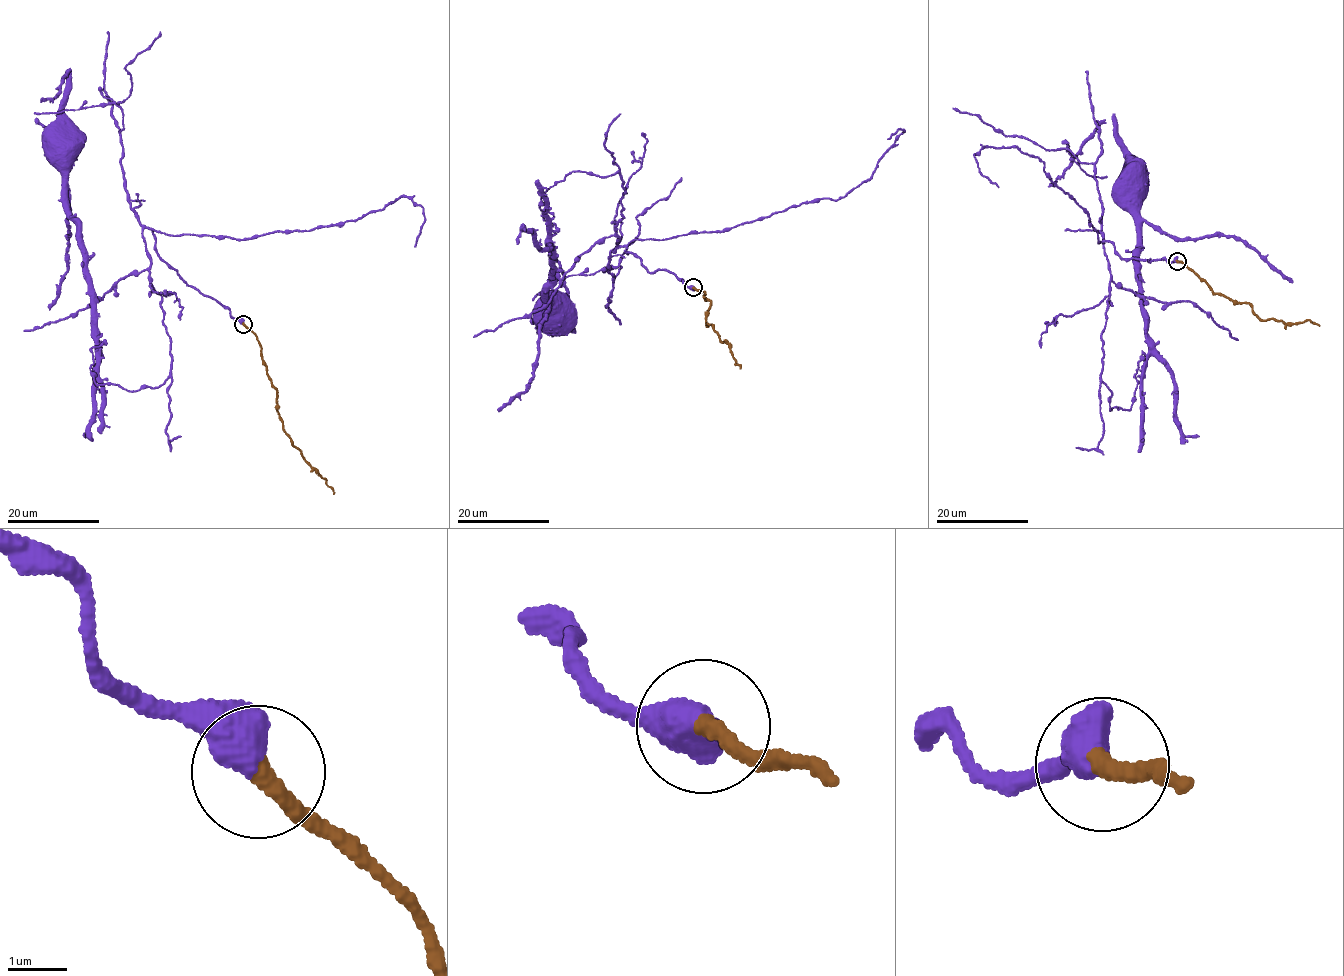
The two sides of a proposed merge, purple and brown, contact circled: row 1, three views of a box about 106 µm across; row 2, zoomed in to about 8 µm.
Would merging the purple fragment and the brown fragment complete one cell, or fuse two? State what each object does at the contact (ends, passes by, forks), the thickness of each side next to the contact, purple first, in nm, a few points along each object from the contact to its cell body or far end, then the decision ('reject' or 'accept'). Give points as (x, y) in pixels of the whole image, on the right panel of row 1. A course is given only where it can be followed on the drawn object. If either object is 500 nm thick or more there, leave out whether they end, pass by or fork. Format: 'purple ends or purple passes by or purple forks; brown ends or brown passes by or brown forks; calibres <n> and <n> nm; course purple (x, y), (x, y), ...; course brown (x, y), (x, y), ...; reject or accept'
calibres 600 and 320 nm; course purple (1176, 261), (1127, 260), (1103, 241), (1111, 410), (1131, 407), (1149, 353), (1137, 223), (1121, 188); course brown (1176, 261), (1185, 263), (1217, 294), (1247, 302), (1261, 320), (1289, 323), (1309, 320), (1319, 325); accept

